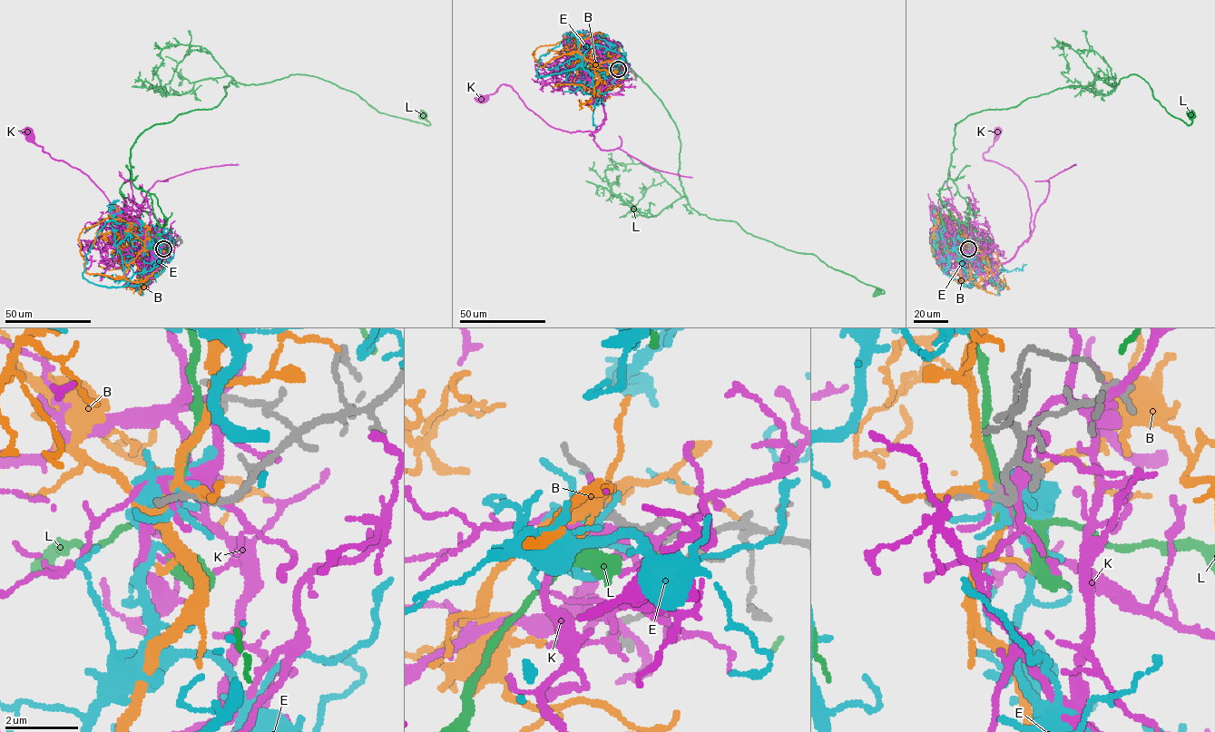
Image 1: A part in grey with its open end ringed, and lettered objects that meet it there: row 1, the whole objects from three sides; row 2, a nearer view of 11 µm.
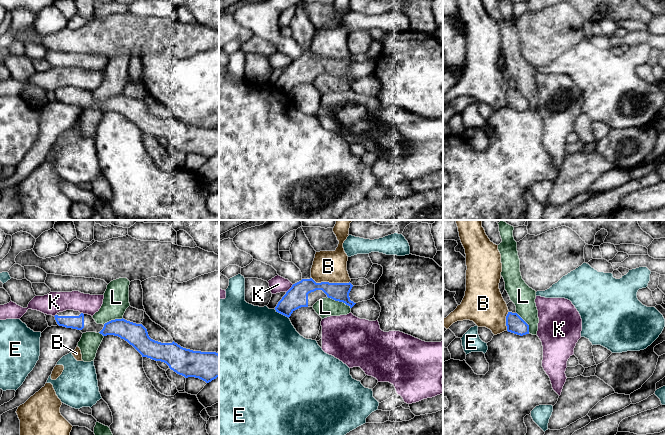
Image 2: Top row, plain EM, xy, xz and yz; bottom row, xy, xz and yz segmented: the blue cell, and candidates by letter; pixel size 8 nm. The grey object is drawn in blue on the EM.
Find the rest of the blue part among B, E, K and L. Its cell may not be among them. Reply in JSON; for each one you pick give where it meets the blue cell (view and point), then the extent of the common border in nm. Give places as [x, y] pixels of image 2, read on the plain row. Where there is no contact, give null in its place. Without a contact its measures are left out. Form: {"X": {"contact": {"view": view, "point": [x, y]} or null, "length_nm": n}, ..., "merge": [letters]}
{"merge": []}

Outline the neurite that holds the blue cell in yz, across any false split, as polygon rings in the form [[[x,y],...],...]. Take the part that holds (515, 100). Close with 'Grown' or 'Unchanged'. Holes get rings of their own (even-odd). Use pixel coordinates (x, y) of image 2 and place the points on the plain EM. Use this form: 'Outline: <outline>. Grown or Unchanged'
Outline: [[[508,88],[506,102],[508,108],[520,112],[529,110],[529,101],[517,89]]]. Unchanged

